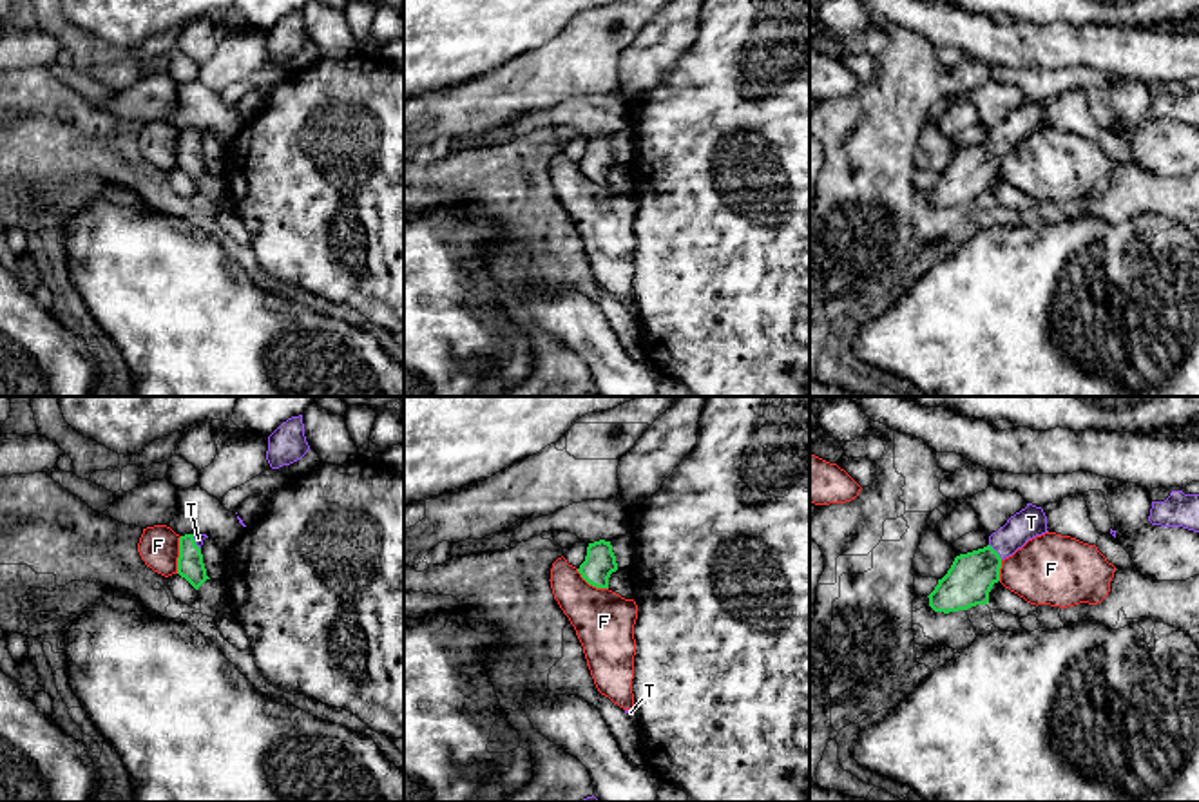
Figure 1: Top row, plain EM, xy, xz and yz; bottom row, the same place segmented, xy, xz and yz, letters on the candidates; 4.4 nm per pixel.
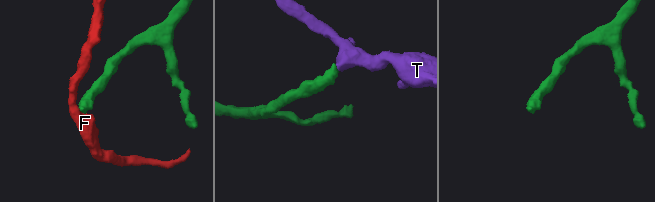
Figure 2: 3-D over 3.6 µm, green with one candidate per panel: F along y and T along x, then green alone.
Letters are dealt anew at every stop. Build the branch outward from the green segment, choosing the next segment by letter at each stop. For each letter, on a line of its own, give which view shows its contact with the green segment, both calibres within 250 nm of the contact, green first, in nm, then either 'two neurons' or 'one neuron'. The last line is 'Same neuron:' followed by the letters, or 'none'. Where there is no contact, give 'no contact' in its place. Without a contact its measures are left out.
F: meets green in xy; 120 nm thick on the green side, 180 nm on the other; two neurons
T: meets green in yz; 200 nm thick on the green side, 140 nm on the other; one neuron
Same neuron: T

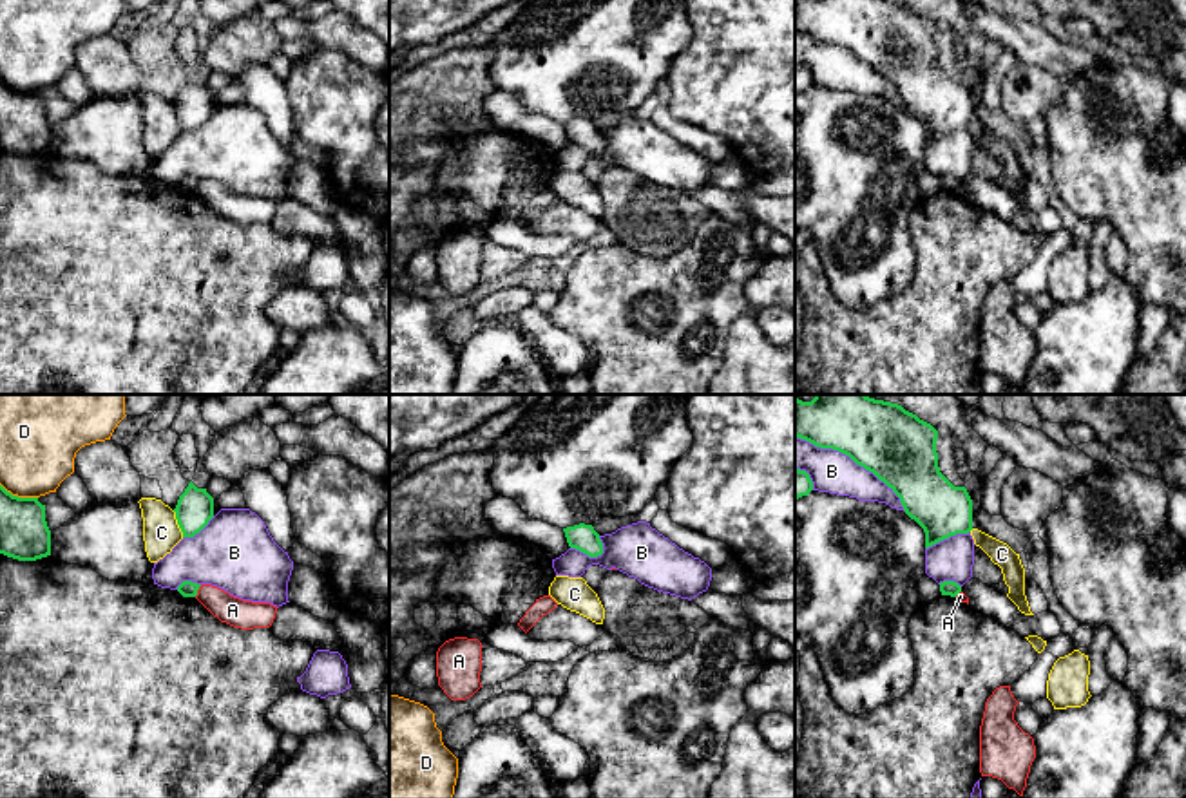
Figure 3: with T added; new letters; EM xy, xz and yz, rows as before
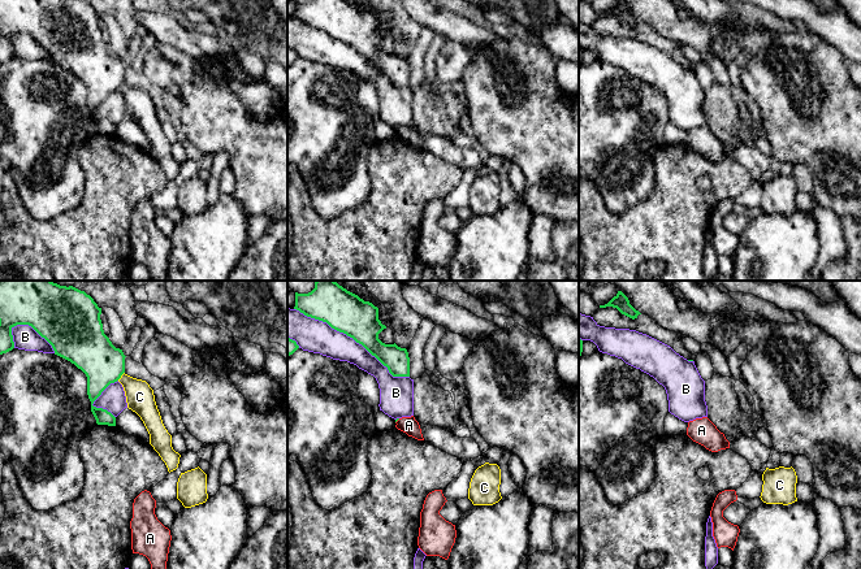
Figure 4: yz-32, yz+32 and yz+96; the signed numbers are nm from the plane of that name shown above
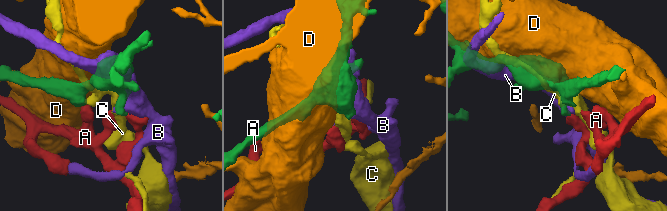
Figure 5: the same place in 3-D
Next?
A: meets green in xy; 80 nm thick on the green side, 130 nm on the other; two neurons
B: meets green in yz; 320 nm thick on the green side, 190 nm on the other; two neurons
C: meets green in xy; 170 nm thick on the green side, 160 nm on the other; two neurons
D: meets green in xy; 220 nm thick on the green side, 340 nm on the other; two neurons
Same neuron: none

